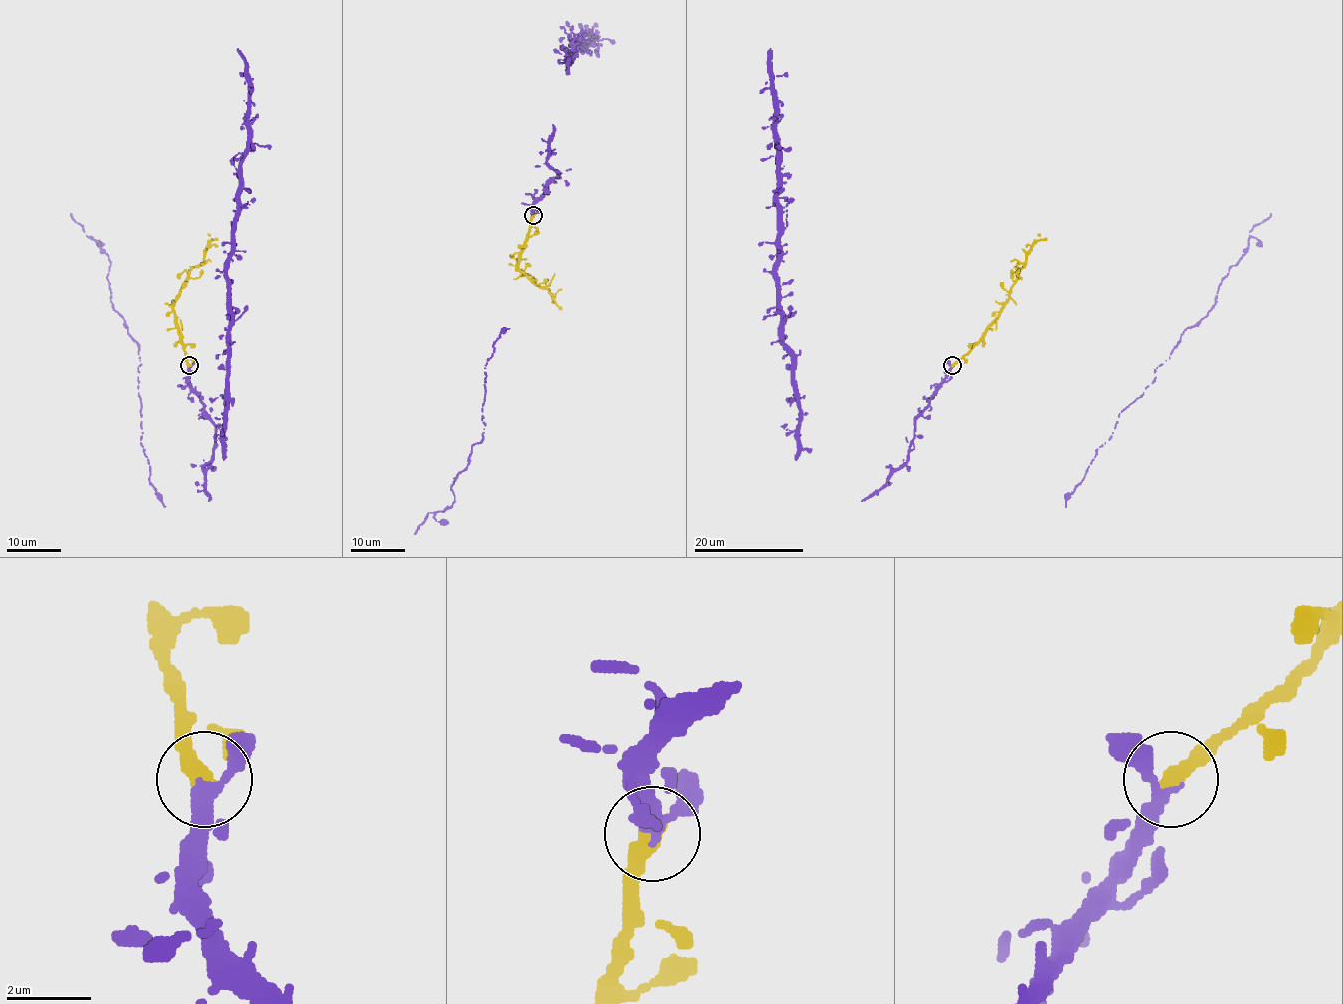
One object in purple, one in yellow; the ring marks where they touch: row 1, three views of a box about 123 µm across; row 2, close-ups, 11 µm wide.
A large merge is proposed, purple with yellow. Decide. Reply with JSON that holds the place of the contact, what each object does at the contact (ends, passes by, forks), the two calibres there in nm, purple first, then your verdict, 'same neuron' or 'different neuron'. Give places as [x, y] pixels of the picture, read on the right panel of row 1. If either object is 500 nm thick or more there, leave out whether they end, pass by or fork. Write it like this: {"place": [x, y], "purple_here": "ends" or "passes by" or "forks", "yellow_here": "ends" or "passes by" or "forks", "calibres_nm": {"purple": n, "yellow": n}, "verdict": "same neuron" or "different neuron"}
{"place": [952, 365], "purple_here": "forks", "yellow_here": "ends", "calibres_nm": {"purple": 260, "yellow": 400}, "verdict": "same neuron"}

